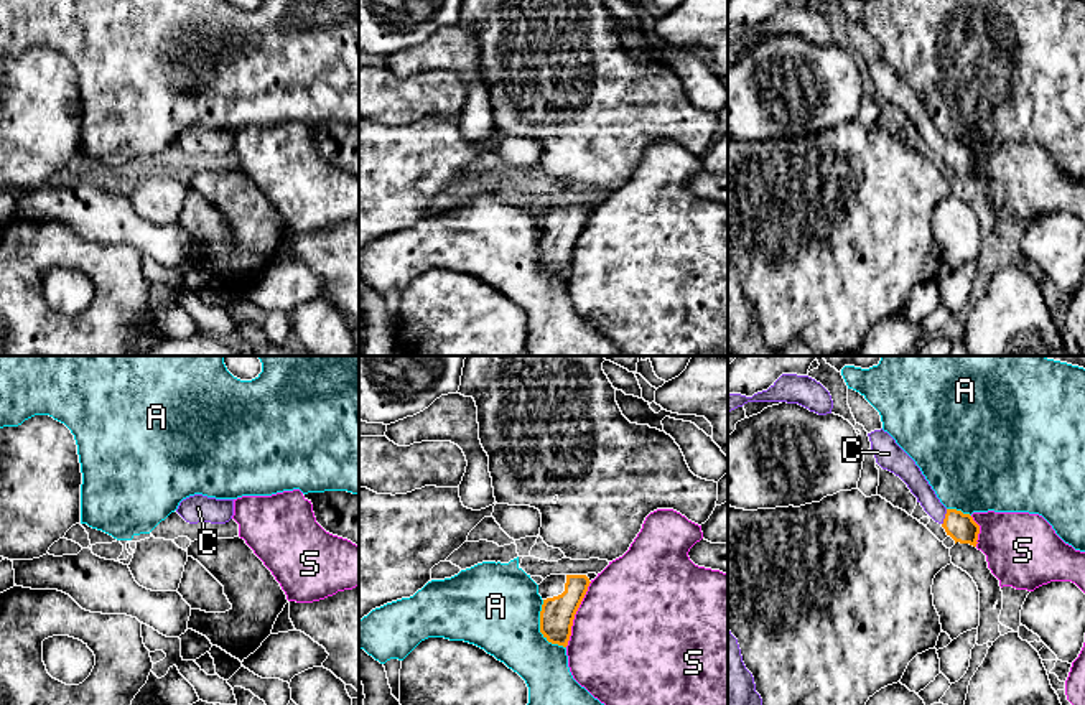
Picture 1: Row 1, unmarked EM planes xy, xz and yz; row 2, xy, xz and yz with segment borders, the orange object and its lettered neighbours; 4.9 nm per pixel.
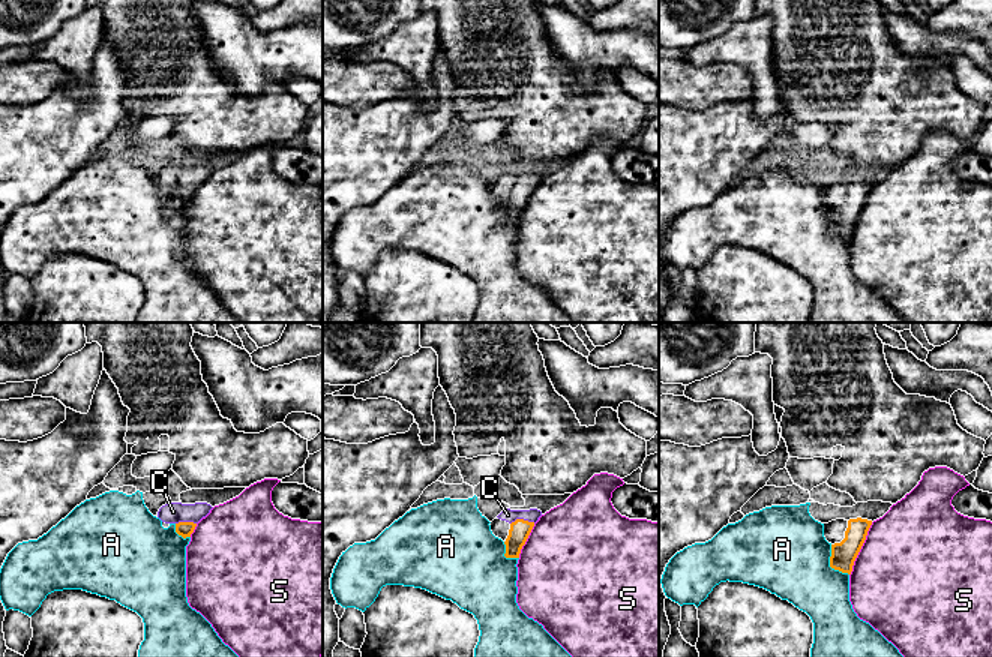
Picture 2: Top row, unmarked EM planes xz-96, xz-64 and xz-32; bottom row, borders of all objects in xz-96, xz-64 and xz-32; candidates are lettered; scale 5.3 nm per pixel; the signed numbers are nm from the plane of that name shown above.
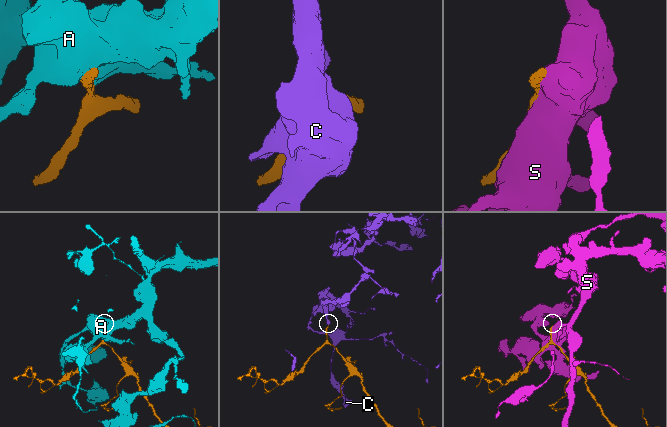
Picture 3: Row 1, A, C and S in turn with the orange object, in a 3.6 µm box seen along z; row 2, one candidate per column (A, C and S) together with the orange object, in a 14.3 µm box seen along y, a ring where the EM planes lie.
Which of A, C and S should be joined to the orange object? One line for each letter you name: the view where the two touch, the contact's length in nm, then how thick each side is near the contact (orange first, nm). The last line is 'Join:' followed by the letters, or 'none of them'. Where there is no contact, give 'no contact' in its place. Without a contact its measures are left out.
C: yz | 80 nm | 140/100 nm
Join: C

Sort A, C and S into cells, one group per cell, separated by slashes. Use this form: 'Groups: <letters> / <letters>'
Groups: A / C / S

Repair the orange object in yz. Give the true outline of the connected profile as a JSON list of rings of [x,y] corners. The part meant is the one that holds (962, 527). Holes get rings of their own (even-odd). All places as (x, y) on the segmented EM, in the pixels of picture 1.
[[[881,430],[868,433],[871,441],[871,450],[876,463],[896,476],[899,476],[910,493],[917,497],[917,502],[924,511],[938,522],[947,535],[950,535],[955,544],[970,544],[976,547],[980,525],[973,521],[970,514],[963,514],[957,509],[947,509],[935,491],[922,474],[915,461],[896,443],[896,440]]]

